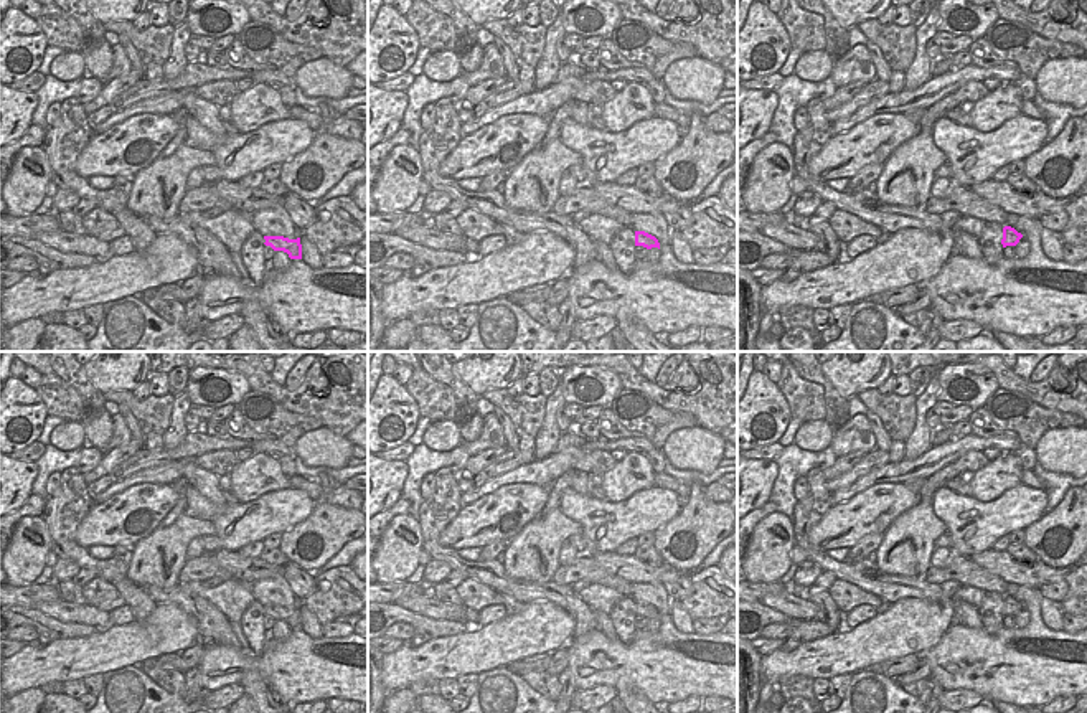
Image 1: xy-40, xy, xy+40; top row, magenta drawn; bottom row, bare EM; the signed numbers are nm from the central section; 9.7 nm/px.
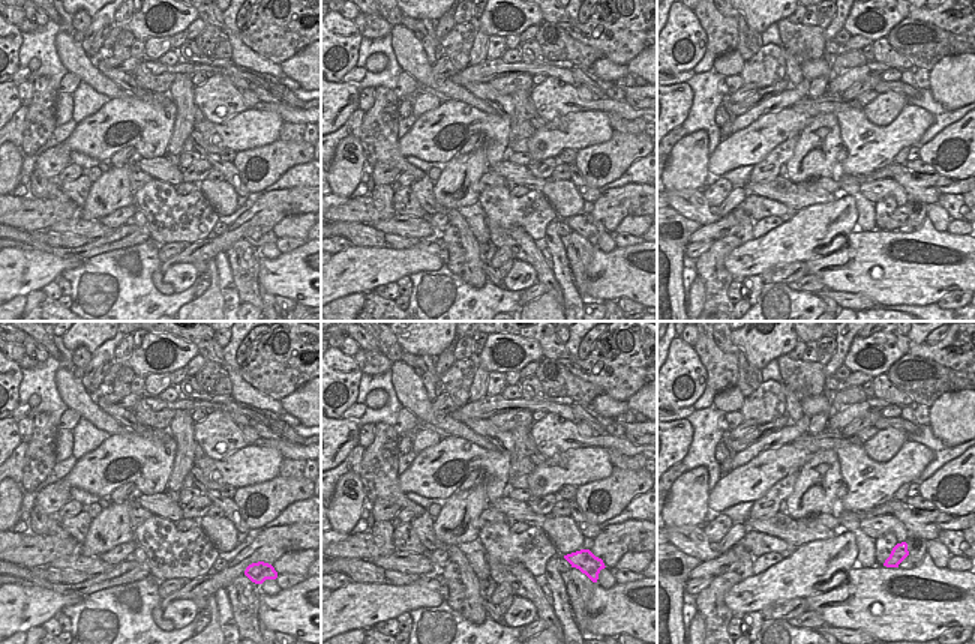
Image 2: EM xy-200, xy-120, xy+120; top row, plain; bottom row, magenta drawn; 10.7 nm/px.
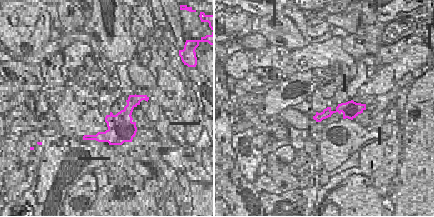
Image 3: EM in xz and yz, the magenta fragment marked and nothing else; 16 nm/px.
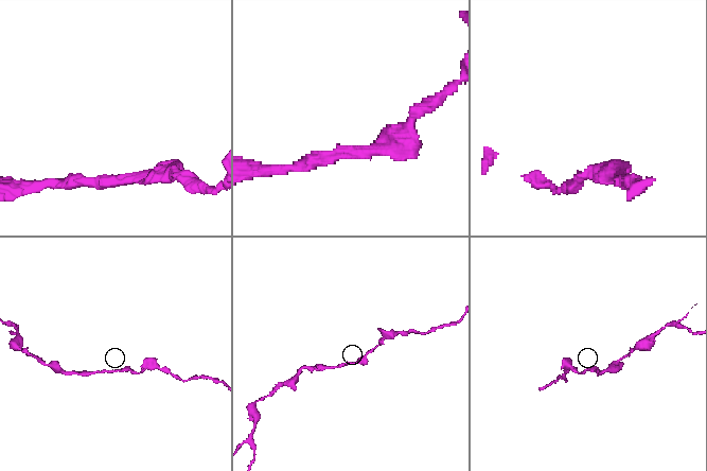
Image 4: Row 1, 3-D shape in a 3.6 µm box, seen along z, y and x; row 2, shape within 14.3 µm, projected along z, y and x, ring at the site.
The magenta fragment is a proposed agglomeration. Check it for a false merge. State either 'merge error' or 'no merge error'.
no merge error

